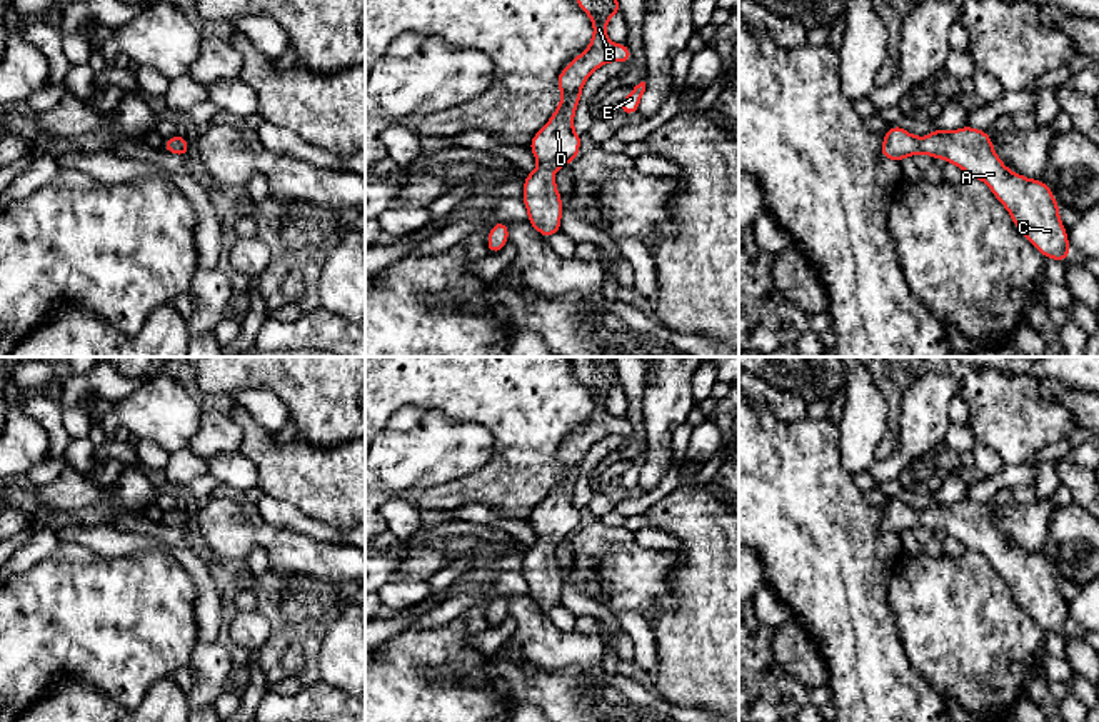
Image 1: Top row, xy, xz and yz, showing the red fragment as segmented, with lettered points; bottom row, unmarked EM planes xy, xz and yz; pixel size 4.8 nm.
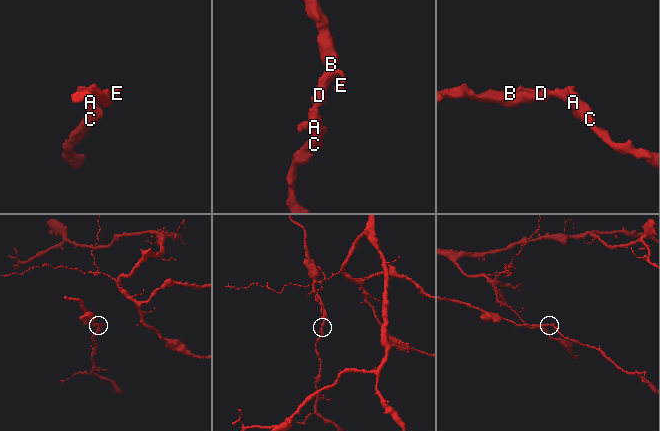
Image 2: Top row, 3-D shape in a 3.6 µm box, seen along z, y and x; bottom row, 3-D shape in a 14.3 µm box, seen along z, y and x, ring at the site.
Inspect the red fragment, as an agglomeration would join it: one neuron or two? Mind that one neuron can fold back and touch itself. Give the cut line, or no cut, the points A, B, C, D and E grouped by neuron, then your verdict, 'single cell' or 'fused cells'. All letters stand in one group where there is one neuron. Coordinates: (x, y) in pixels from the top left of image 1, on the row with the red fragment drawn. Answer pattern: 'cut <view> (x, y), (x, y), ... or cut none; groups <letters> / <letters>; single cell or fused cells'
cut none; groups A B C D E; single cell

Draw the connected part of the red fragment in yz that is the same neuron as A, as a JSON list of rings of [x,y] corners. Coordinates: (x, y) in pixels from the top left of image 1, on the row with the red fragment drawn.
[[[892,125],[882,140],[881,157],[902,162],[924,152],[944,158],[982,180],[1009,212],[1017,230],[1046,258],[1066,262],[1071,253],[1059,203],[1044,180],[1032,180],[1009,170],[992,147],[991,133],[964,125],[959,130],[934,128],[921,138]]]

